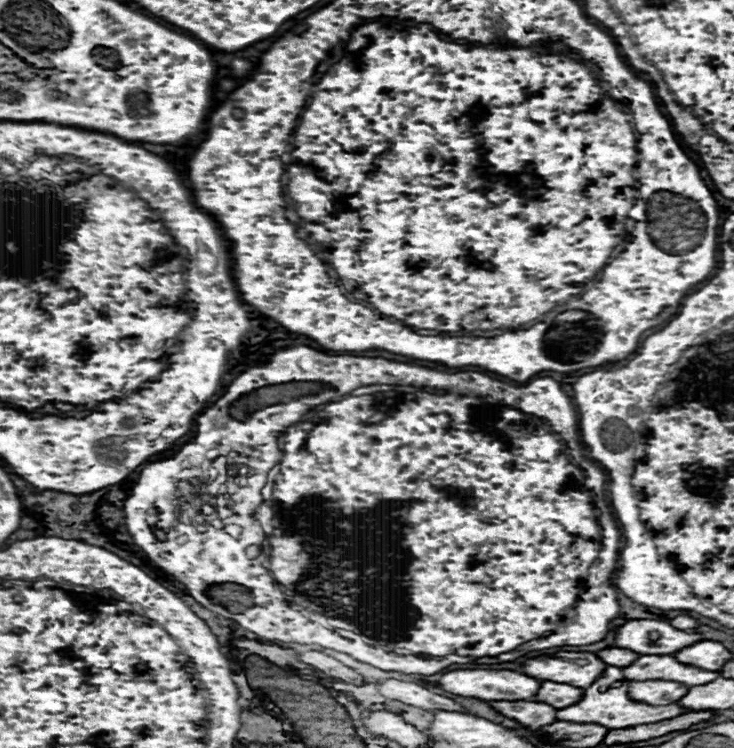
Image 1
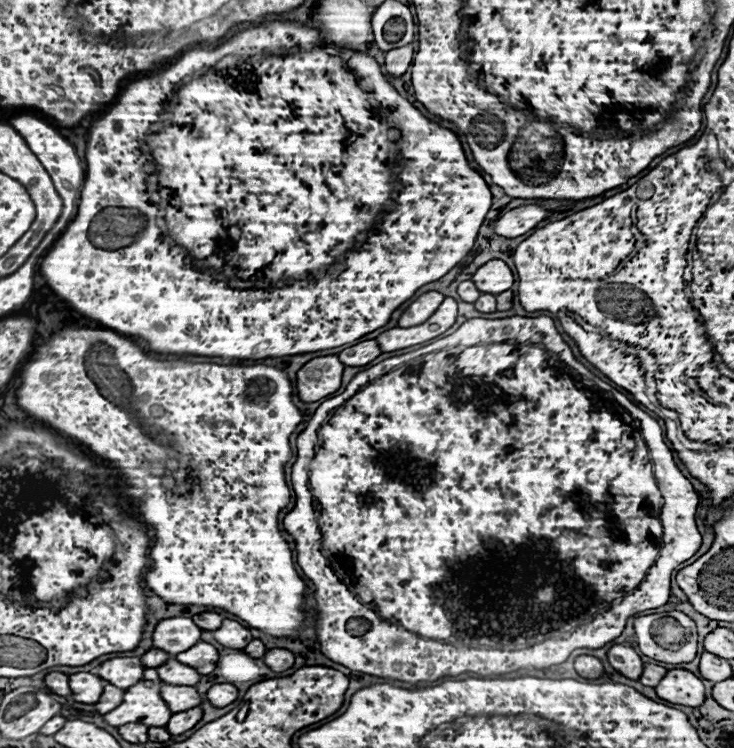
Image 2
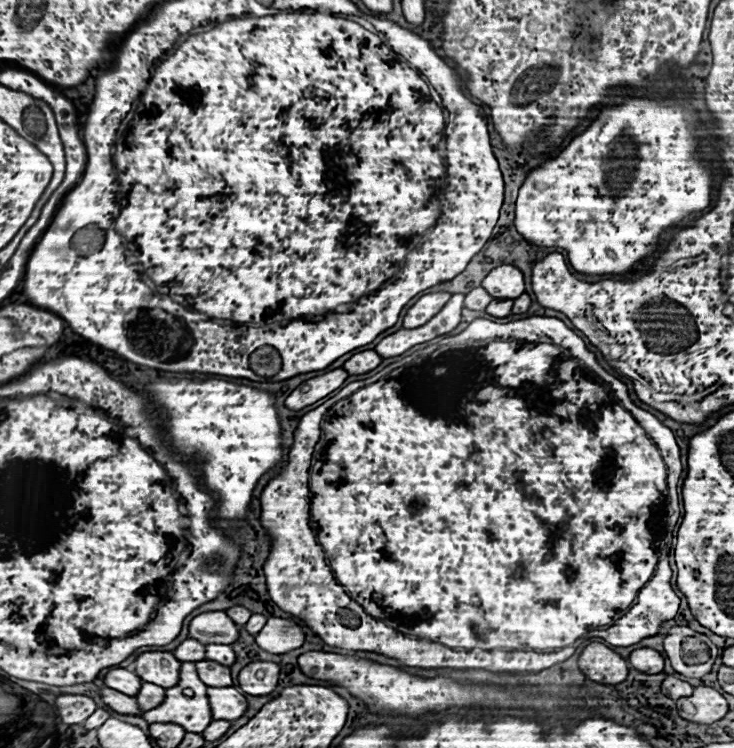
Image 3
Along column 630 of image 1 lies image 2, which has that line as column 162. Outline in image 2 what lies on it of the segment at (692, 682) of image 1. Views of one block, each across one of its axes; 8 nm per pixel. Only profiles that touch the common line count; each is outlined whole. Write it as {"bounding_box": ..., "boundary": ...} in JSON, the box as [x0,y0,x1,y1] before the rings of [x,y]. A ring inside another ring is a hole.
{"bounding_box":[156,658,200,684],"boundary":[[[176,658],[166,660],[156,670],[158,670],[160,680],[168,682],[168,684],[198,684],[198,680],[200,680],[200,674],[194,668],[188,668],[186,664],[178,662]]]}

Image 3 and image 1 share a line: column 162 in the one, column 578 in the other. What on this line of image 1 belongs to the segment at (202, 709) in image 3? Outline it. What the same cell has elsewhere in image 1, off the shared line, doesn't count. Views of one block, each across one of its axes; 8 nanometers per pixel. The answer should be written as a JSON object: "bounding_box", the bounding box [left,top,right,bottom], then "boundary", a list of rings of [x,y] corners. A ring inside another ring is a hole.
{"bounding_box":[556,666,684,730],"boundary":[[[608,666],[600,678],[594,680],[592,686],[584,688],[582,692],[582,700],[556,710],[556,720],[566,720],[566,722],[588,722],[588,724],[600,724],[608,730],[616,730],[616,728],[628,728],[628,726],[638,726],[638,724],[650,724],[650,722],[658,722],[658,720],[666,720],[666,718],[674,718],[684,714],[682,708],[678,708],[676,704],[668,704],[668,706],[648,706],[648,704],[638,704],[634,700],[628,698],[628,680],[620,680],[622,672],[616,666]]]}

